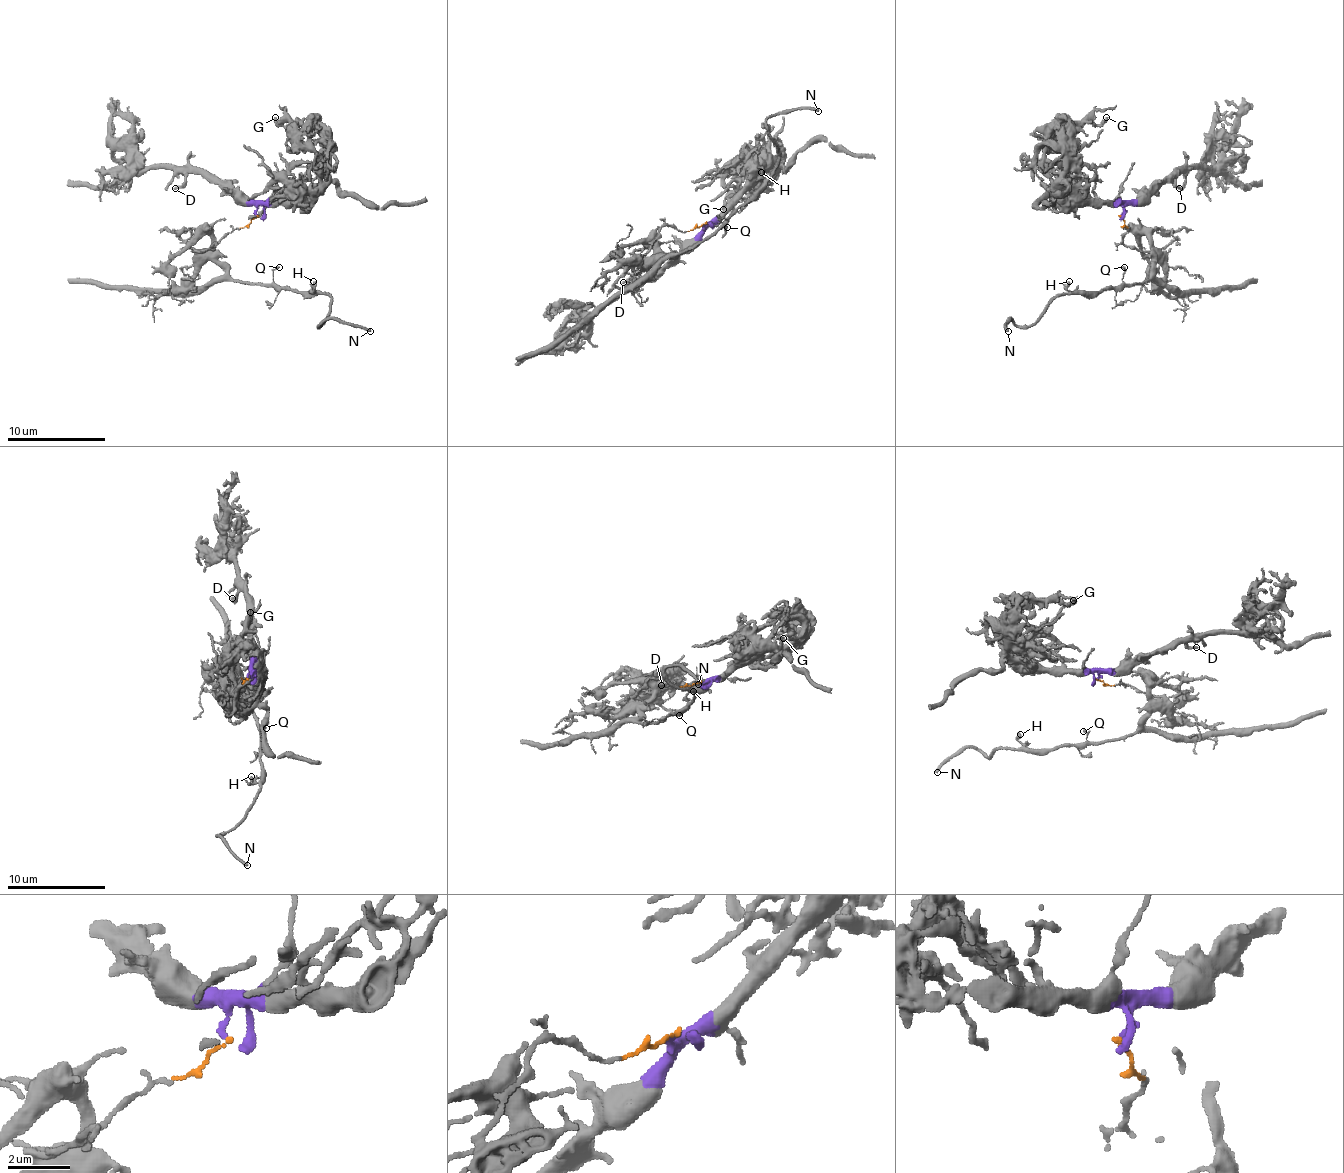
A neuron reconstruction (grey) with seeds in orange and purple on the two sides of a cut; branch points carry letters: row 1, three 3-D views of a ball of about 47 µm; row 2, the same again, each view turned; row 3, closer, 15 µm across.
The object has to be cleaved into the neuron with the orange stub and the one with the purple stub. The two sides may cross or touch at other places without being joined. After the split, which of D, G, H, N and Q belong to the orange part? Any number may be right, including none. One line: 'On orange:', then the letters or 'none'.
On orange: H, N, Q

